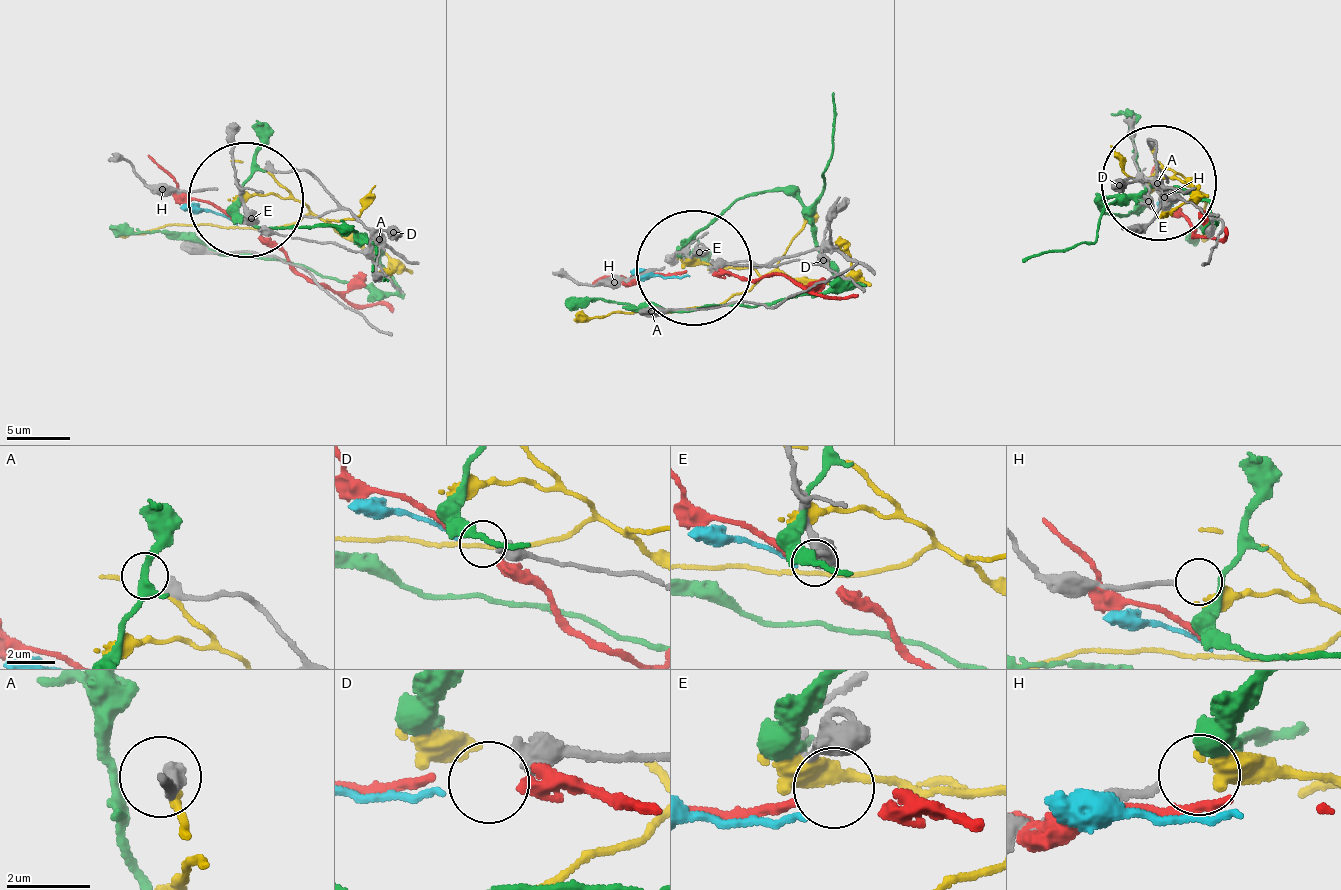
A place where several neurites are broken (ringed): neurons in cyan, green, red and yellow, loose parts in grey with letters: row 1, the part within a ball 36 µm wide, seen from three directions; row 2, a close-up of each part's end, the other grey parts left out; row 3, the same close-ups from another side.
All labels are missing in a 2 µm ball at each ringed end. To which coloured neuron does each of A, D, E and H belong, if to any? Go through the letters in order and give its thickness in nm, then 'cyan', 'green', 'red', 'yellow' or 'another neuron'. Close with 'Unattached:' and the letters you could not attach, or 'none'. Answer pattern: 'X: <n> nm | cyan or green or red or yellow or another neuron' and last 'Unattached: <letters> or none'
A: 440 nm | another neuron
D: 550 nm | cyan
E: 420 nm | red
H: 180 nm | green
Unattached: A

